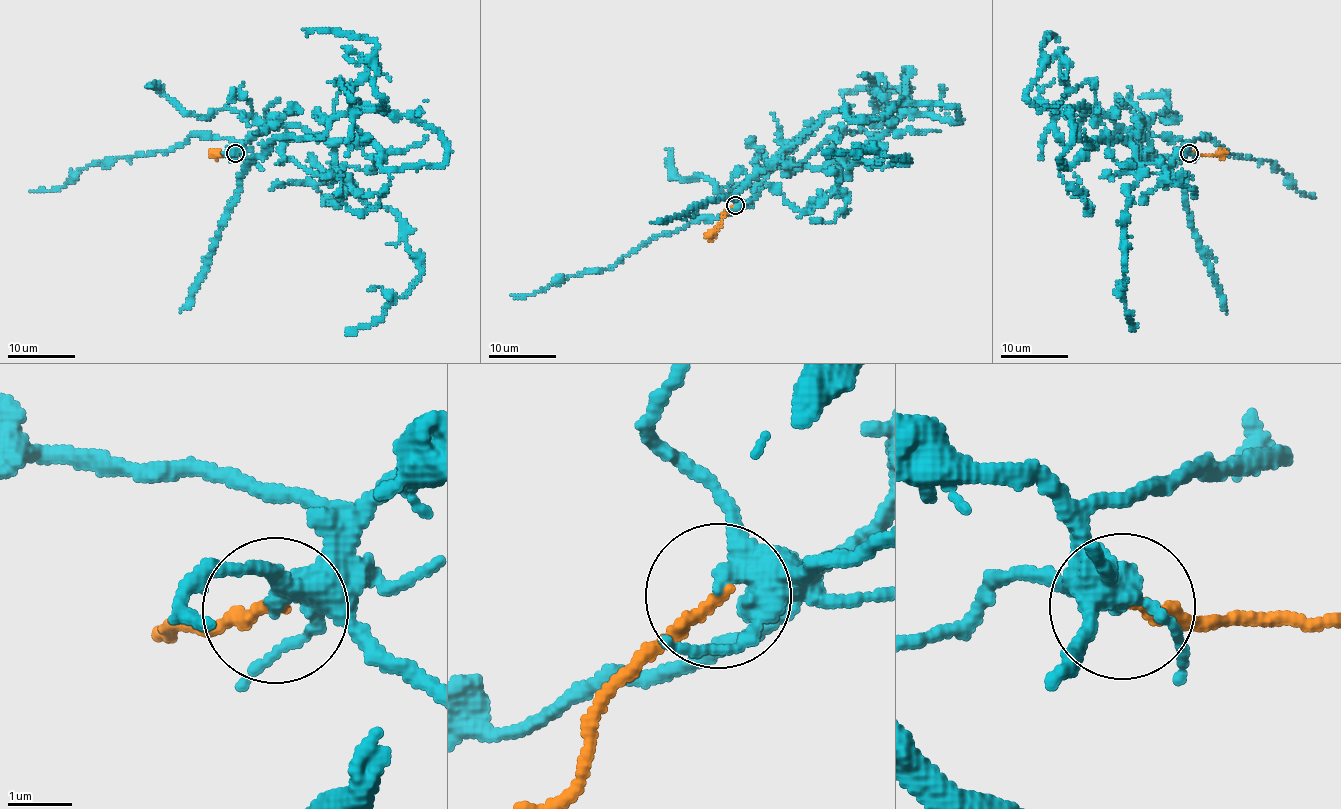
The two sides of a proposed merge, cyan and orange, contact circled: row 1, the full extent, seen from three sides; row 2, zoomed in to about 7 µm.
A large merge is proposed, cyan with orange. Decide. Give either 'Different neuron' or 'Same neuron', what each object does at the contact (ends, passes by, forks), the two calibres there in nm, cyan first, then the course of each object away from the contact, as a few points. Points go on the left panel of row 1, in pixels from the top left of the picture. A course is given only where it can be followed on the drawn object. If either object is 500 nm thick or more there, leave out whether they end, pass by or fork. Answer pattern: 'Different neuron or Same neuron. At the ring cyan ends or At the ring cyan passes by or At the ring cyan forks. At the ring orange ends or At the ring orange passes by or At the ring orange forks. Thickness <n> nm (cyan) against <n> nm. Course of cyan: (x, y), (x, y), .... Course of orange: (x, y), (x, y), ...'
Different neuron. At the ring cyan passes by. At the ring orange ends. Thickness 240 nm (cyan) against 190 nm. Course of cyan: (235, 153), (269, 121), (368, 141), (386, 170), (440, 165), (446, 142), (368, 106), (274, 138), (181, 311). Course of orange: (235, 153), (216, 156), (209, 153)

